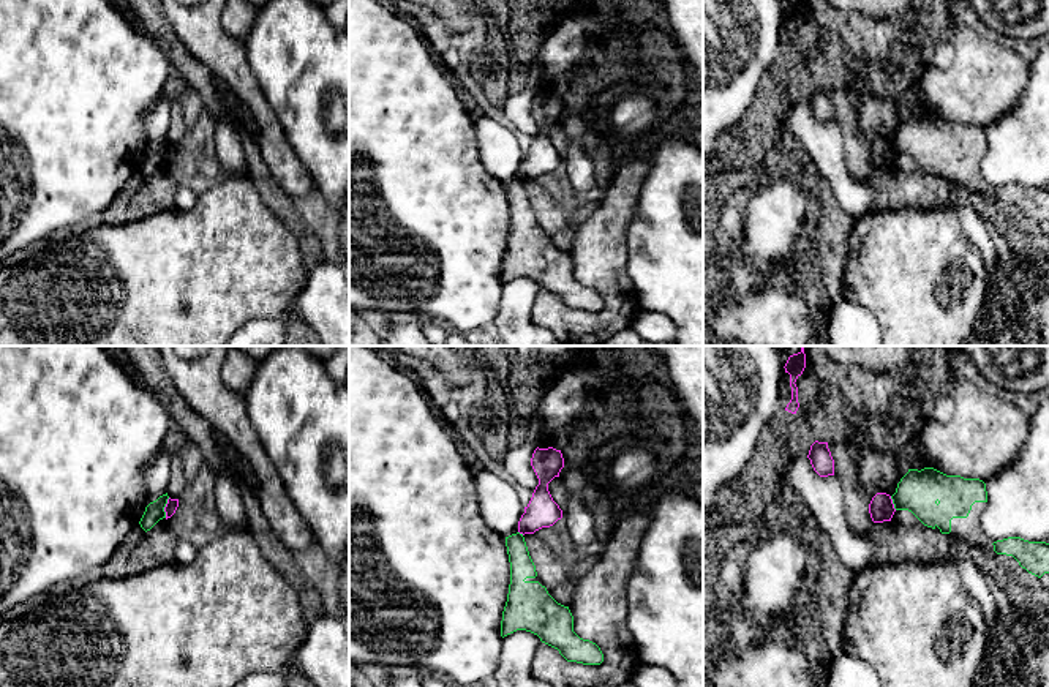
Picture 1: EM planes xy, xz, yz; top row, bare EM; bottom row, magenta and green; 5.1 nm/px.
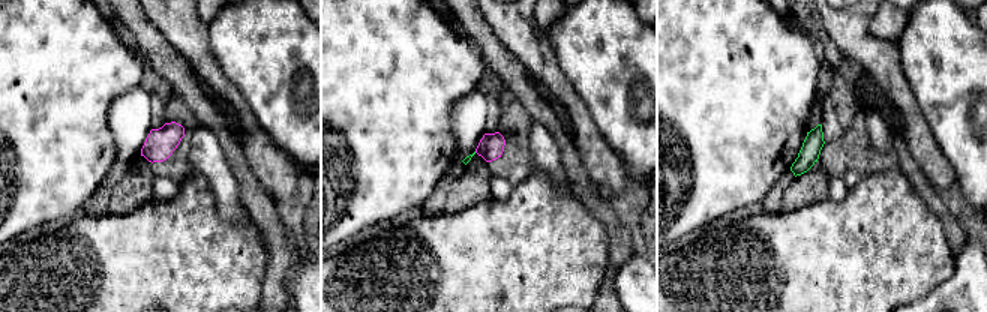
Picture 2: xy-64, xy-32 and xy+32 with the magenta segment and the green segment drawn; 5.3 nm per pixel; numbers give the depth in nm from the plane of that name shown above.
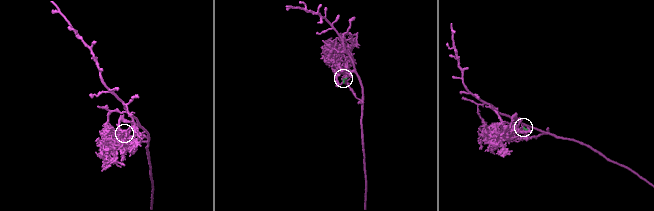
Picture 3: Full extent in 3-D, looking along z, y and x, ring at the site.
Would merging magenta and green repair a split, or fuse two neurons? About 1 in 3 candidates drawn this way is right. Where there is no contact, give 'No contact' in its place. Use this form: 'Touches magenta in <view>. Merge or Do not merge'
Touches magenta in xy. Do not merge

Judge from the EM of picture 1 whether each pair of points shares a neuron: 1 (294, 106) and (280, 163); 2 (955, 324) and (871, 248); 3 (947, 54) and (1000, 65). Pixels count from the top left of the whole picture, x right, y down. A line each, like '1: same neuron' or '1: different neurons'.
1: different neurons
2: same neuron
3: different neurons

